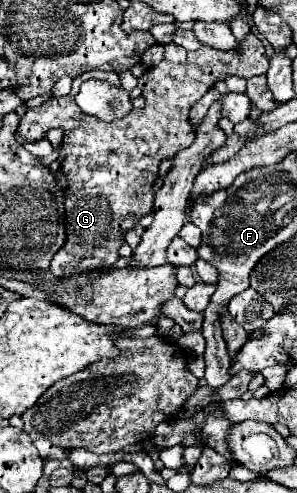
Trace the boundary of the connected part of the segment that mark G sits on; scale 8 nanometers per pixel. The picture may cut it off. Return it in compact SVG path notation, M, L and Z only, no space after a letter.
M247 33L241 47L239 49L231 49L231 51L221 51L221 49L213 49L213 47L199 47L197 51L188 52L187 61L184 65L176 68L175 65L167 63L164 60L159 64L149 67L141 77L141 95L145 99L145 107L141 109L131 109L129 115L125 115L123 119L111 121L111 123L103 123L97 117L91 117L87 113L83 113L79 109L79 105L75 103L75 95L79 93L79 85L83 81L89 79L102 79L117 85L119 77L115 72L106 71L88 71L73 79L73 89L69 95L65 97L57 97L51 99L39 107L31 107L27 109L27 113L21 117L19 127L17 127L17 135L23 137L25 141L33 143L39 139L45 139L49 129L63 129L63 147L59 153L59 163L61 163L61 173L67 179L67 189L63 193L65 201L65 245L55 253L53 261L51 261L51 271L55 277L65 277L71 273L81 273L81 271L91 271L91 269L99 269L99 267L109 267L119 259L119 247L125 243L123 237L125 233L135 227L139 223L139 219L147 213L153 211L153 181L159 173L159 163L163 157L173 157L177 151L183 151L185 147L189 147L195 139L195 133L189 125L189 109L215 85L215 81L223 79L225 75L239 75L239 77L253 77L253 75L261 75L269 69L269 59L265 55L265 47L263 41L255 35L255 33Z

